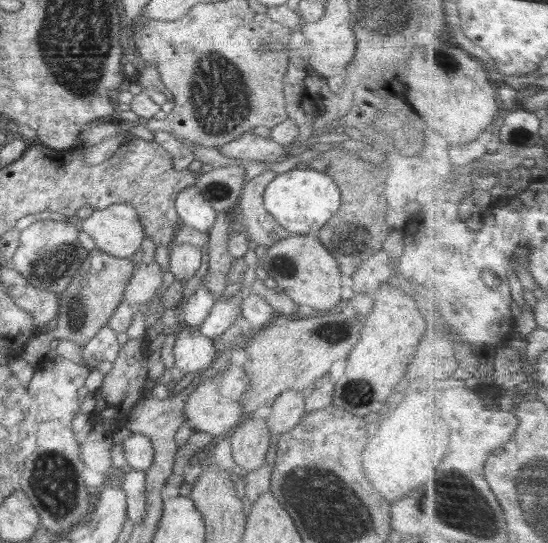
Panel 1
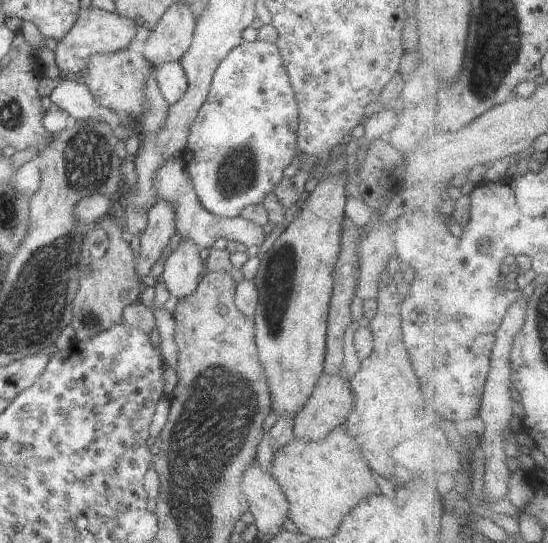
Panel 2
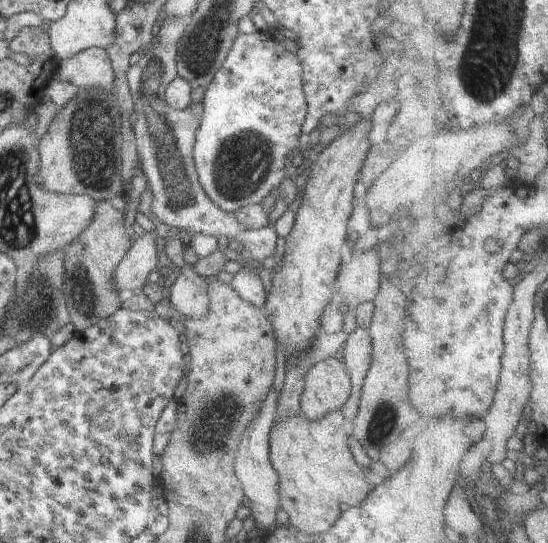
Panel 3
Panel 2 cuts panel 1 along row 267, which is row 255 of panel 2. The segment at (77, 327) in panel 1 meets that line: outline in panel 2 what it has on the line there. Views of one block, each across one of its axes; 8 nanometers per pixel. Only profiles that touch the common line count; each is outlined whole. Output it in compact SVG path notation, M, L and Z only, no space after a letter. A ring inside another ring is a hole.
M114 212L87 227L81 242L79 259L79 290L74 298L71 326L78 341L89 340L121 324L123 311L140 301L145 285L135 270L135 254L123 230L114 222Z

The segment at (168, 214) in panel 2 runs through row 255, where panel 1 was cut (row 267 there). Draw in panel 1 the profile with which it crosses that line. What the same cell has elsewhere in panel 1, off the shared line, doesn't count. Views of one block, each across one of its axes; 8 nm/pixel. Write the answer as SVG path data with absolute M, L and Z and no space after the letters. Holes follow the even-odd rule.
M144 236L141 245L142 261L135 268L123 298L131 306L145 307L156 298L156 290L164 284L163 269L156 262L155 248L154 242Z

